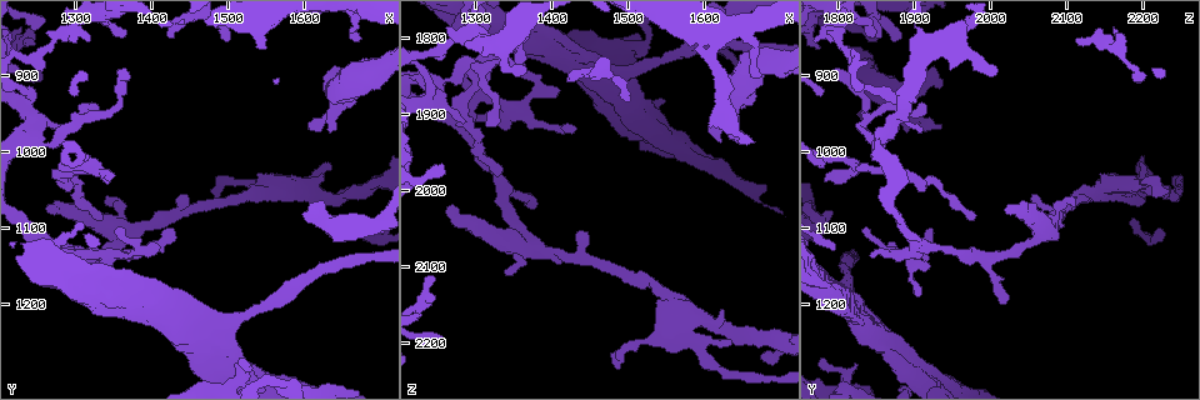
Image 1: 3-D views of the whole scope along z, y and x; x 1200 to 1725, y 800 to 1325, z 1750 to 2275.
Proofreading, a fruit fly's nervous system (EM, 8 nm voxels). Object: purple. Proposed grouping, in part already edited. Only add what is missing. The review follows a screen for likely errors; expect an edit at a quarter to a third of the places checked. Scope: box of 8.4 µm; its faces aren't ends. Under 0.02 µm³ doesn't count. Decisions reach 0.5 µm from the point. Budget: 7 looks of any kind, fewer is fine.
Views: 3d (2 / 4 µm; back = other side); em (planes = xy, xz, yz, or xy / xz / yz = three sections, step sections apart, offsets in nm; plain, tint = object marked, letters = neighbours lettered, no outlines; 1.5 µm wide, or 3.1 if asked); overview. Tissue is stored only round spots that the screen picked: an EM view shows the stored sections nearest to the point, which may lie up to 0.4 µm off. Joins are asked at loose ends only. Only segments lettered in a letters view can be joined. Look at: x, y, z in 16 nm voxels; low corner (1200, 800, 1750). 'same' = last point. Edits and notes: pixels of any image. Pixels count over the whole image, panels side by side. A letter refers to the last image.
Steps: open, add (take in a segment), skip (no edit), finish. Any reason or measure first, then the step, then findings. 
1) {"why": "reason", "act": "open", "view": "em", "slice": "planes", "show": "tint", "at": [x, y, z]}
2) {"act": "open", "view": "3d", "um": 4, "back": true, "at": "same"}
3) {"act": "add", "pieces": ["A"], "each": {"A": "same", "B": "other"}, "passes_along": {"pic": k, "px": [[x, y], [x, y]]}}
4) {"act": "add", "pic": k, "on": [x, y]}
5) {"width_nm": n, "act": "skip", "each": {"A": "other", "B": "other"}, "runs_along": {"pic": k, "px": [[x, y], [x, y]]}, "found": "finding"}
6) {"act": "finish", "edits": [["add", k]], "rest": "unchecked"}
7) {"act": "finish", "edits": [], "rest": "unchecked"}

{"why": "long arm stops here", "act": "open", "view": "em", "slice": "xz", "step": 8, "show": "plain", "at": [1330, 1090, 1975]}

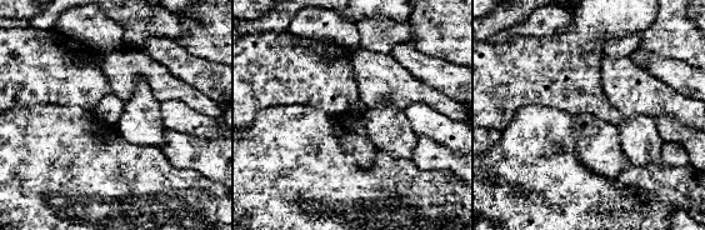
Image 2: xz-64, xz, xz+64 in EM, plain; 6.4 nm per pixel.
{"why": "what lies round it", "act": "open", "view": "em", "slice": "xz", "step": 8, "show": "letters", "at": "same"}

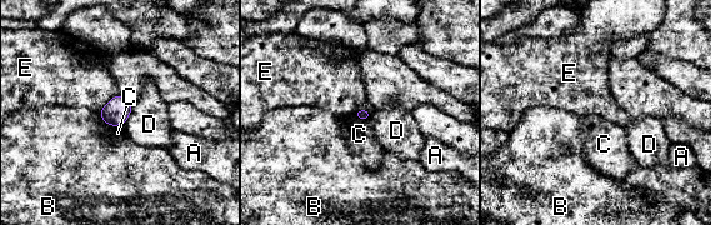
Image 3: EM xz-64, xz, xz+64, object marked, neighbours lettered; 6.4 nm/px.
{"act": "skip", "each": {"A": "other", "B": "other", "C": "other", "D": "other", "E": "other"}, "border": {"pic": 3, "px": [[119, 94], [114, 95], [99, 113]]}, "found": "no lettered segment goes on from it"}

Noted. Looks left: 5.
{"why": "an open end", "act": "open", "view": "em", "slice": "planes", "show": "letters", "at": [1640, 890, 1920]}

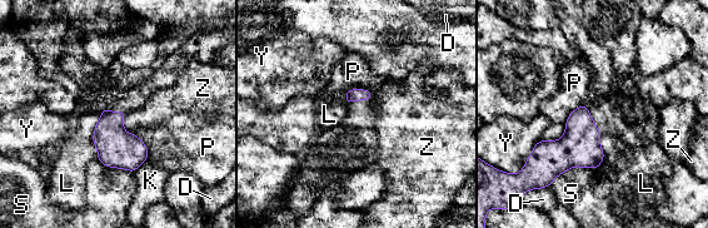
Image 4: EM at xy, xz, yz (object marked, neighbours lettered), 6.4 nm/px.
{"act": "skip", "each": {"D": "other", "K": "other", "L": "other", "P": "other", "S": "other", "Y": "other", "Z": "other"}, "border": {"pic": 4, "px": [[584, 103], [559, 138], [541, 139]]}, "found": "none of them fits"}

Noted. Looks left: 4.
{"why": "branch stops here", "act": "open", "view": "em", "slice": "xy", "step": 8, "show": "letters", "at": [1425, 850, 1850]}

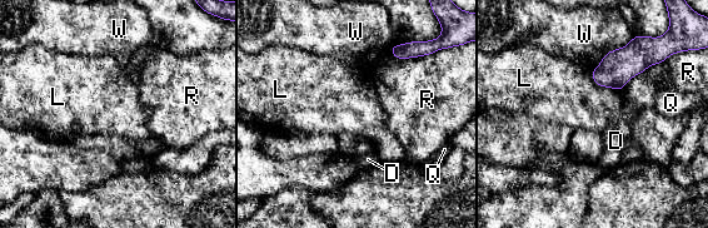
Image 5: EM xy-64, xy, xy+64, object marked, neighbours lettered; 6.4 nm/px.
{"act": "skip", "each": {"D": "other", "L": "other", "Q": "other", "R": "other", "W": "other"}, "border": {"pic": 5, "px": [[591, 72], [597, 84], [619, 92]]}, "found": "none of them fits"}

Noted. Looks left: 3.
{"act": "finish", "edits": [], "rest": "unchecked"}

